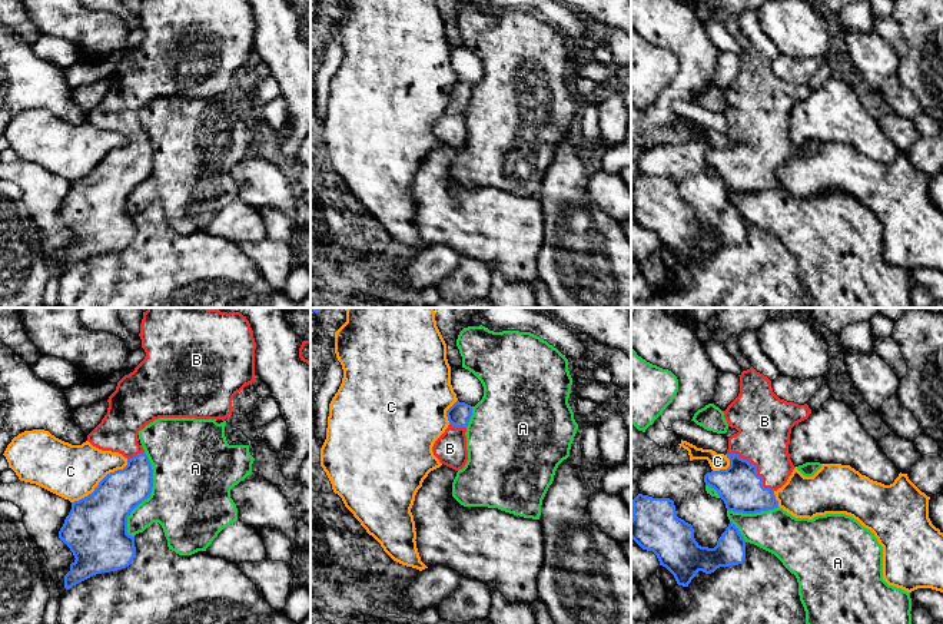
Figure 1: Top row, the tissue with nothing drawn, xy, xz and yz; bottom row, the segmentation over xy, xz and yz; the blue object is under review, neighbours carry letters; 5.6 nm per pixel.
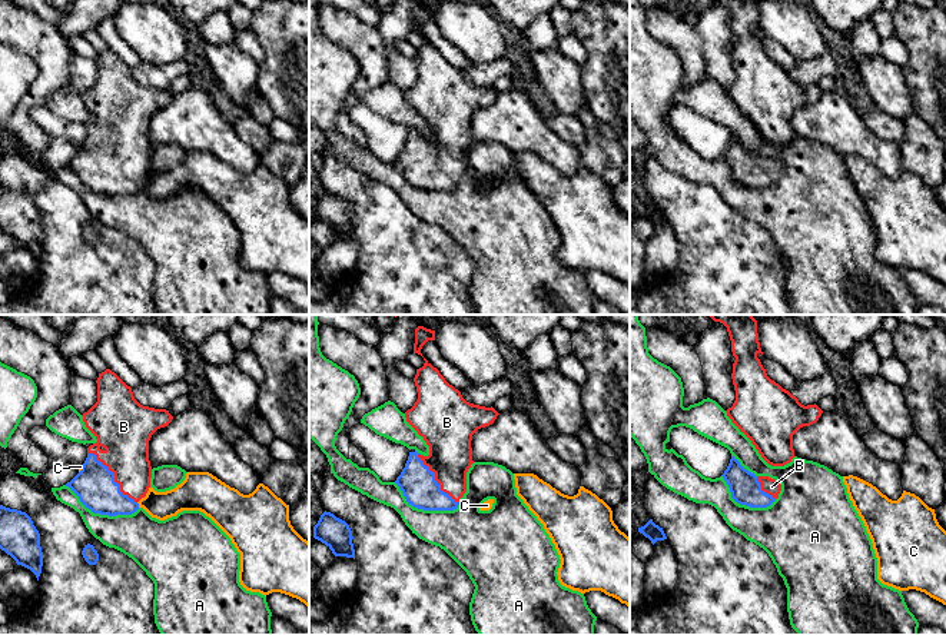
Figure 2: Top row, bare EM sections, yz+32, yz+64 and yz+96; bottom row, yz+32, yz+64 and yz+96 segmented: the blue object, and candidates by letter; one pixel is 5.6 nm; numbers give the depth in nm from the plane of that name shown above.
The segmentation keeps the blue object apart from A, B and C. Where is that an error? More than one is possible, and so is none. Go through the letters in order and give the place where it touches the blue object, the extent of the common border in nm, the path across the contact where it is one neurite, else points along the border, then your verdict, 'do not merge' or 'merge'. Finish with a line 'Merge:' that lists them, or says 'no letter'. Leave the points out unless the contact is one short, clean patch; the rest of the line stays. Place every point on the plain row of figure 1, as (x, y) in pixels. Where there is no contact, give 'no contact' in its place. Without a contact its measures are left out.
A: meets blue in xy at (149, 175); contact 500 nm long; do not merge
B: meets blue in yz at (756, 146); contact 340 nm long; runs through yz (741, 169), (750, 161), (756, 146), (764, 103); merge
C: meets blue in xy at (100, 161); contact 400 nm long; do not merge
Merge: B

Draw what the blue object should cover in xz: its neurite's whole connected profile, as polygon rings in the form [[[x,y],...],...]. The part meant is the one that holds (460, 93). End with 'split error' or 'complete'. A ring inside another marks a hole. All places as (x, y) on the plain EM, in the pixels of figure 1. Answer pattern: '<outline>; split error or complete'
[[[456,80],[446,90],[446,96],[449,104],[445,112],[435,120],[432,132],[441,143],[459,150],[468,140],[465,112],[472,96],[472,86]]]; split error

